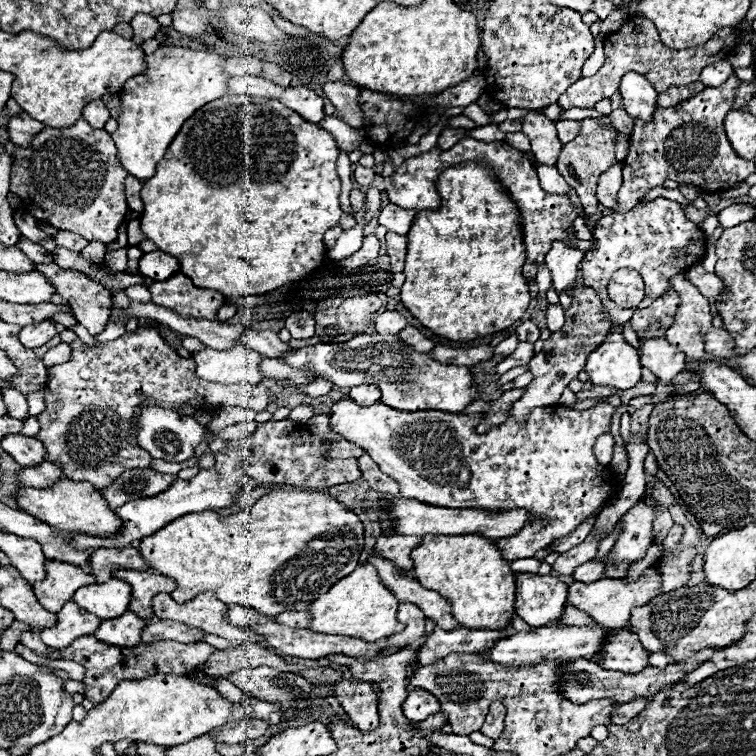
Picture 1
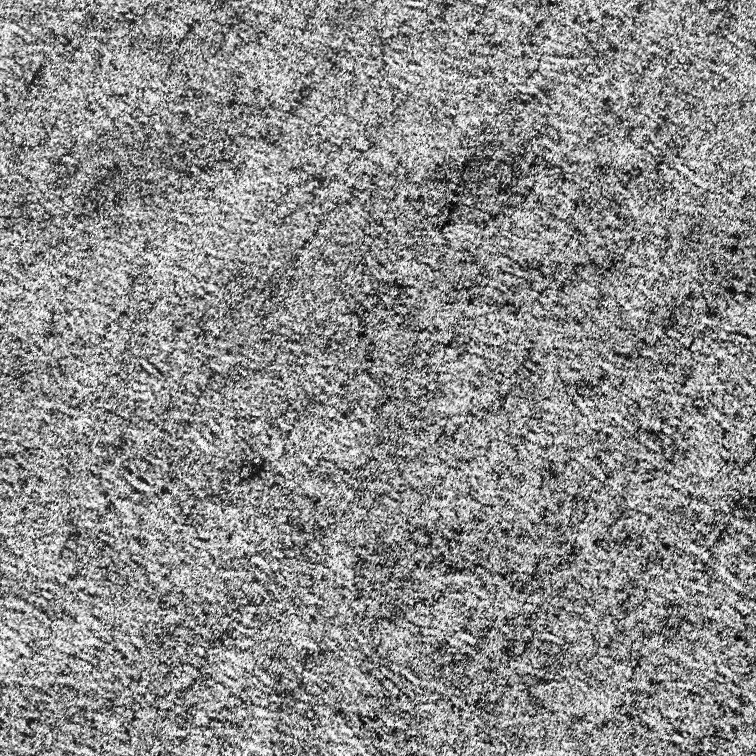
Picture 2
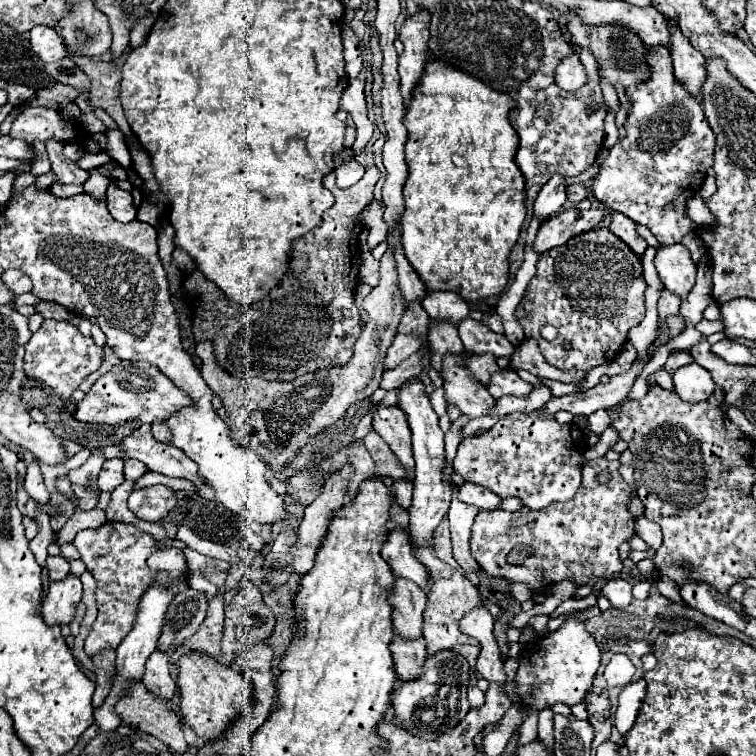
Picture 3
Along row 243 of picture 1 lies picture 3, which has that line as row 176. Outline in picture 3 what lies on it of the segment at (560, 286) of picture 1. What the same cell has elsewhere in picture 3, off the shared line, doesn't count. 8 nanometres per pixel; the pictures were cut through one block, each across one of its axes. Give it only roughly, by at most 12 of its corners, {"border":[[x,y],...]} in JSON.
{"border":[[552,176],[534,202],[544,222],[566,202],[564,176]]}

